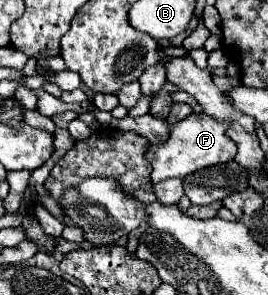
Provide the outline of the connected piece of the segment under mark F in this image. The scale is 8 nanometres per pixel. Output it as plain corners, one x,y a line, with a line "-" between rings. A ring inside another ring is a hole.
191,113
187,119
173,125
171,137
163,145
149,145
147,149
147,161
153,167
153,183
159,183
169,177
185,177
193,171
233,161
237,145
227,137
229,125
229,121
217,121
215,117
209,117
205,113

